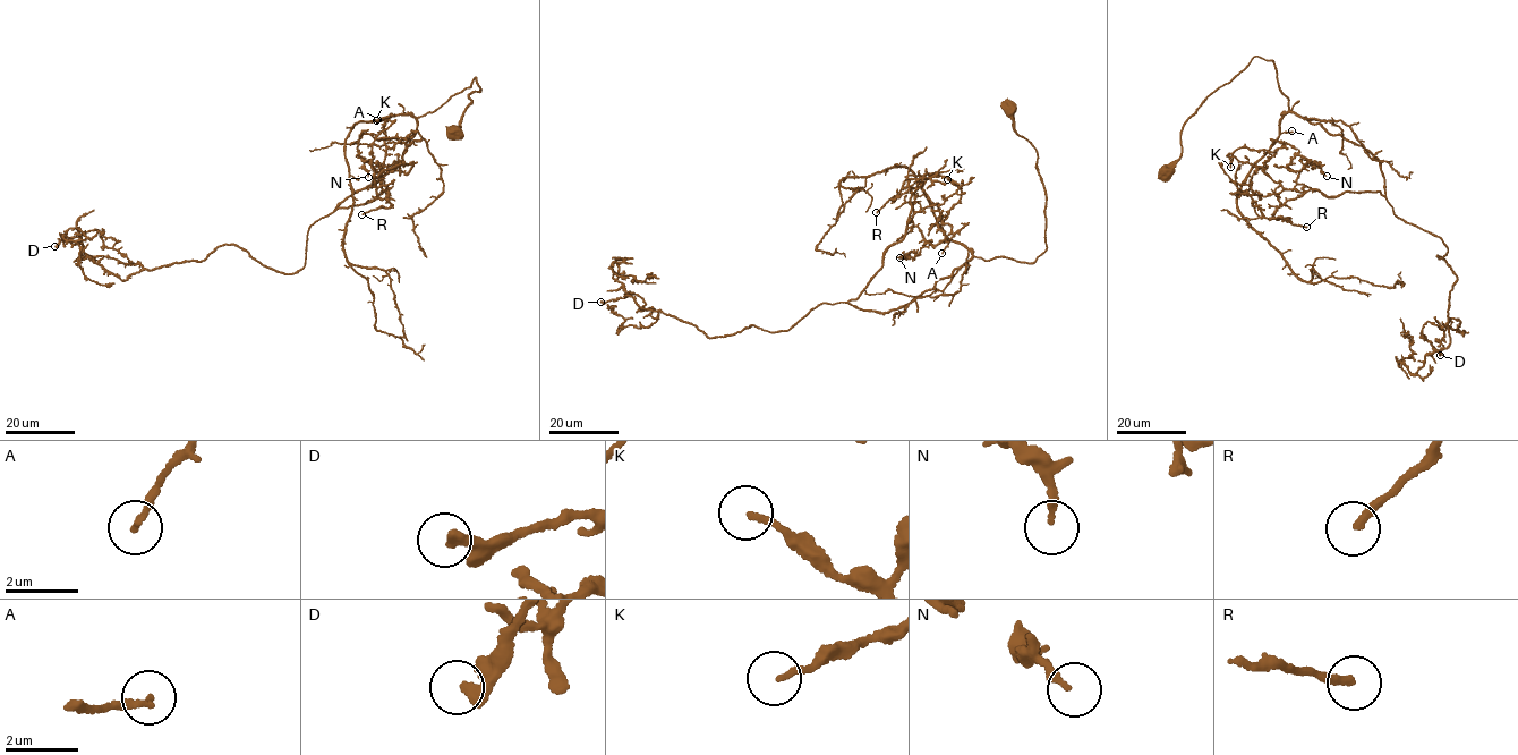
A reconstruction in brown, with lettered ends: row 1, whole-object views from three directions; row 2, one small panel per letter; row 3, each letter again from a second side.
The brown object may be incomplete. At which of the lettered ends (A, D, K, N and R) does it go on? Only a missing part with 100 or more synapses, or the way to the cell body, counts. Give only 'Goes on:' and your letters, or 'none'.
Goes on: none

